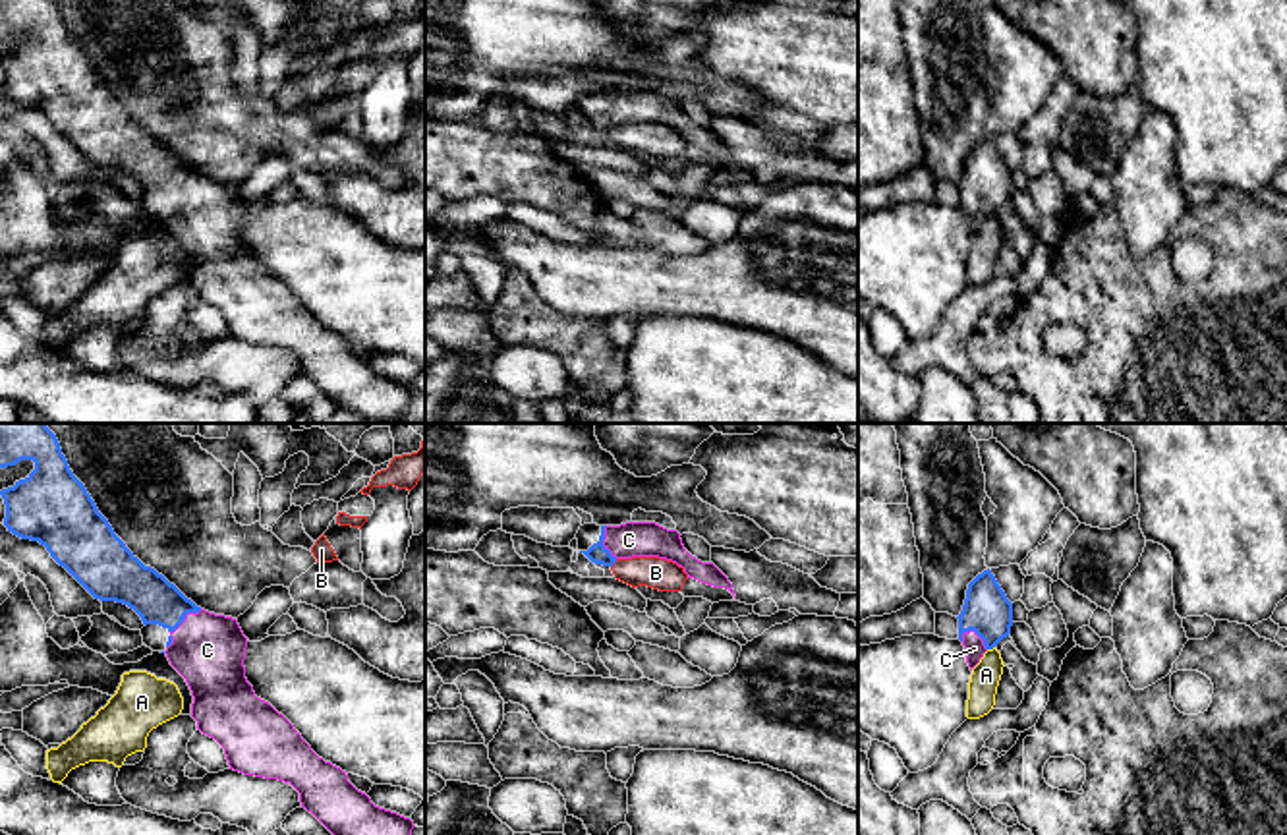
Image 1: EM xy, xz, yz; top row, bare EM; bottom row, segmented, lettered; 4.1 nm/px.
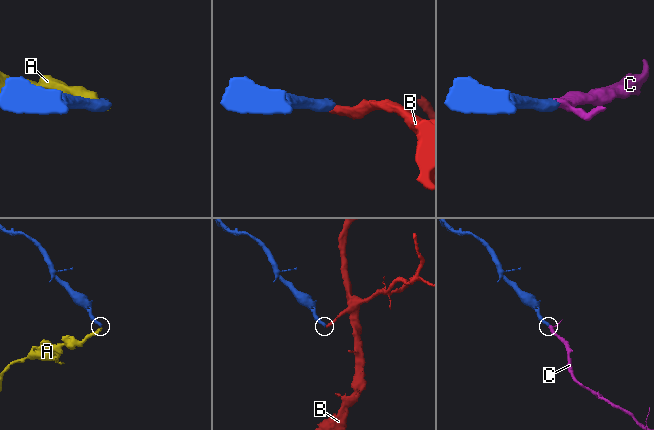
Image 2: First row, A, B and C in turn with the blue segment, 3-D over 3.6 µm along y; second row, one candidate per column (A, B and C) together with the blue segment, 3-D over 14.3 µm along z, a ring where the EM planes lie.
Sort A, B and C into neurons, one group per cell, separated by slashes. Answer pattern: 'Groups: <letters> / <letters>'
Groups: A B / C

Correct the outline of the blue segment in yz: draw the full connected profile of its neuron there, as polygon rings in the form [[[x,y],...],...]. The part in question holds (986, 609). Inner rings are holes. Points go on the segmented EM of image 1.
[[[989,568],[968,584],[966,599],[957,619],[958,640],[972,671],[987,649],[993,649],[1011,634],[1013,626],[1013,603]]]

